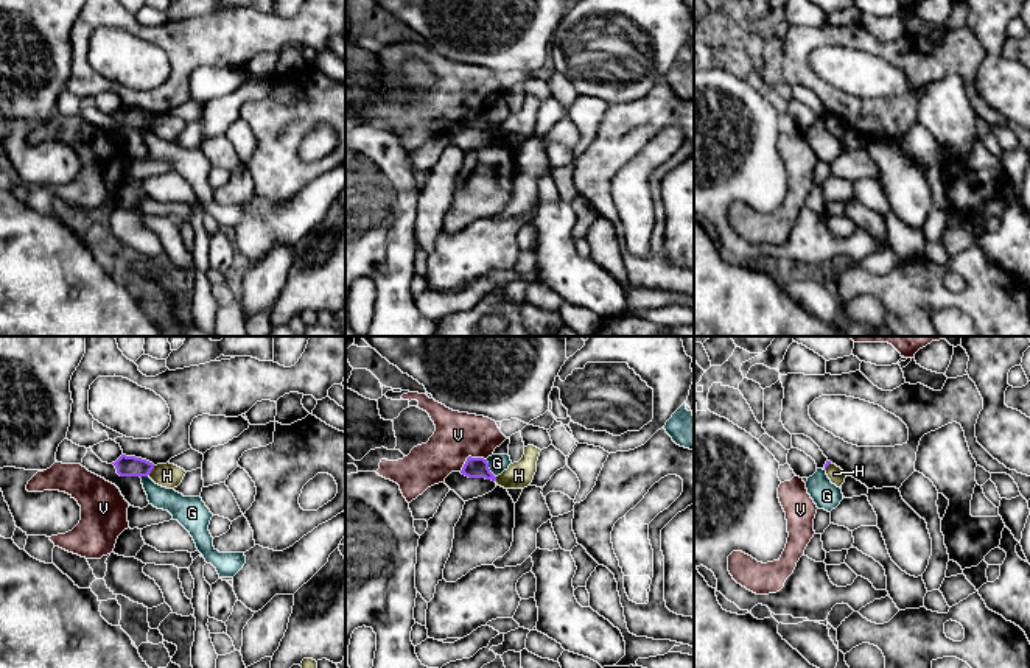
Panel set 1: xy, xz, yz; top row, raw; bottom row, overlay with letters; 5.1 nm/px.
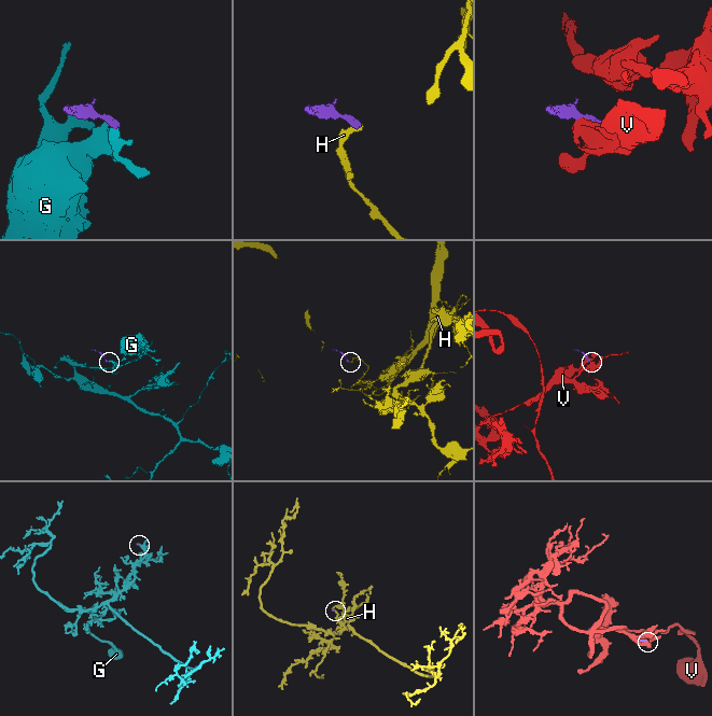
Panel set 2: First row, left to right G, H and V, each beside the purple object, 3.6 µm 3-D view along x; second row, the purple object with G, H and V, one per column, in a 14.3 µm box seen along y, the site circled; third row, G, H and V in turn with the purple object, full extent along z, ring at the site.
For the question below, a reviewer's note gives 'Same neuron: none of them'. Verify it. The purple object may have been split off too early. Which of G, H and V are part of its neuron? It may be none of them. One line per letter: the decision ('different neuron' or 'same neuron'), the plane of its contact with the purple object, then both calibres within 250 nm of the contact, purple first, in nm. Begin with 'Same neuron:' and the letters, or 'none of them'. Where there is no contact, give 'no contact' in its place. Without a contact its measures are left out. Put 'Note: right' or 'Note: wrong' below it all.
Same neuron: none of them
G: different neuron | xz | 110/100 nm
H: different neuron | xy | 110/130 nm
V: different neuron | xz | 110/240 nm
Note: right

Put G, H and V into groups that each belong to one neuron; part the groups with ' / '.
G / H / V

